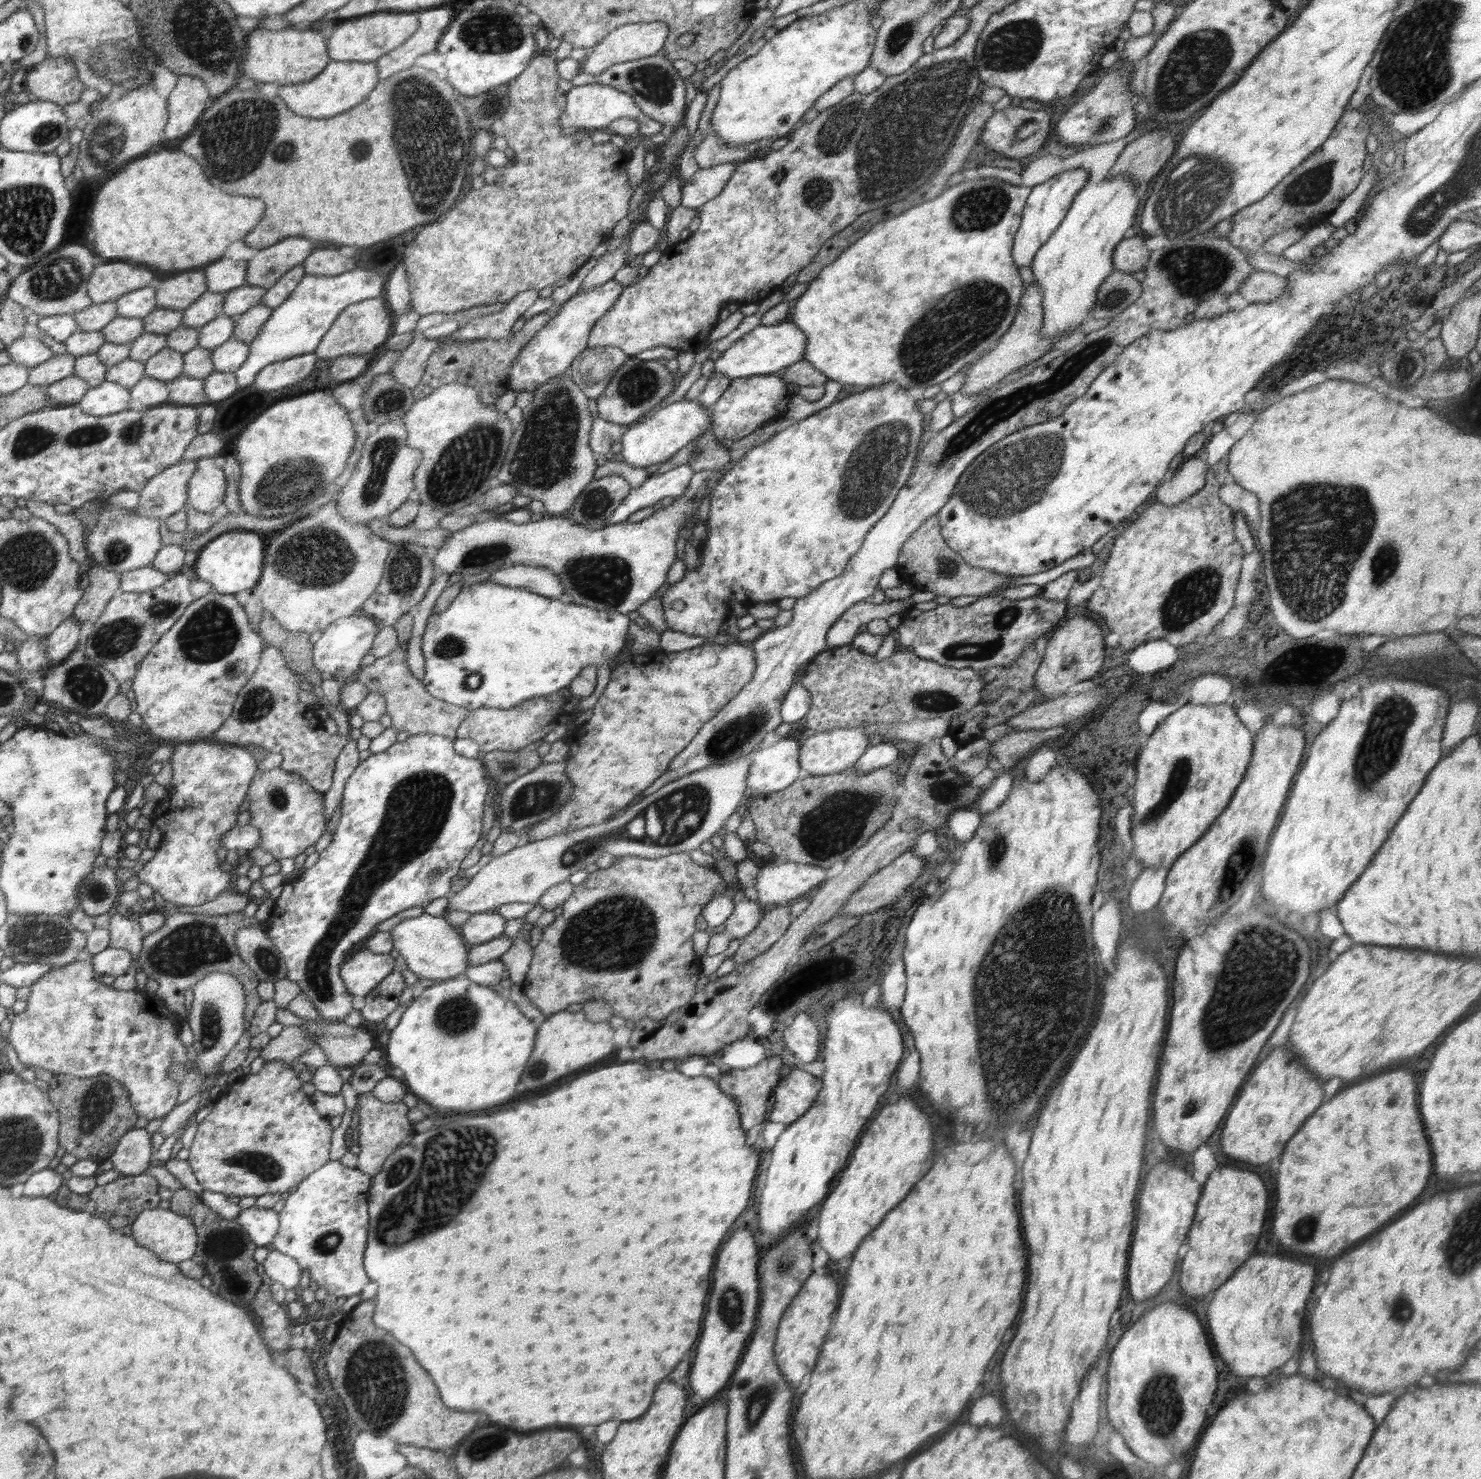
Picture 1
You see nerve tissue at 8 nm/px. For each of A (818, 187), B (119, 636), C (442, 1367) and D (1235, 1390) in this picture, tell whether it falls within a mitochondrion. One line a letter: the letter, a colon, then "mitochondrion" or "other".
A: mitochondrion
B: mitochondrion
C: other
D: other

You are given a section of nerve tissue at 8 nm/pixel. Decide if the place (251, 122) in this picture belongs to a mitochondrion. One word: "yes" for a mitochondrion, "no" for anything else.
yes

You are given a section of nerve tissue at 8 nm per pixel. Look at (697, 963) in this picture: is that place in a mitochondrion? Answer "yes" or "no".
no

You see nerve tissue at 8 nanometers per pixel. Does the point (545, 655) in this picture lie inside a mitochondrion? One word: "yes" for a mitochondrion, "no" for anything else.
no

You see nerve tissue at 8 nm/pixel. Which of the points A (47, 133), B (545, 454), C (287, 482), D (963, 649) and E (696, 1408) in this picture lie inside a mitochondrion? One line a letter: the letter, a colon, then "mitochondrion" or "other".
A: mitochondrion
B: mitochondrion
C: mitochondrion
D: mitochondrion
E: other

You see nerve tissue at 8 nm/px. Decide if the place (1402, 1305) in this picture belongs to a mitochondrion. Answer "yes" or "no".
yes

